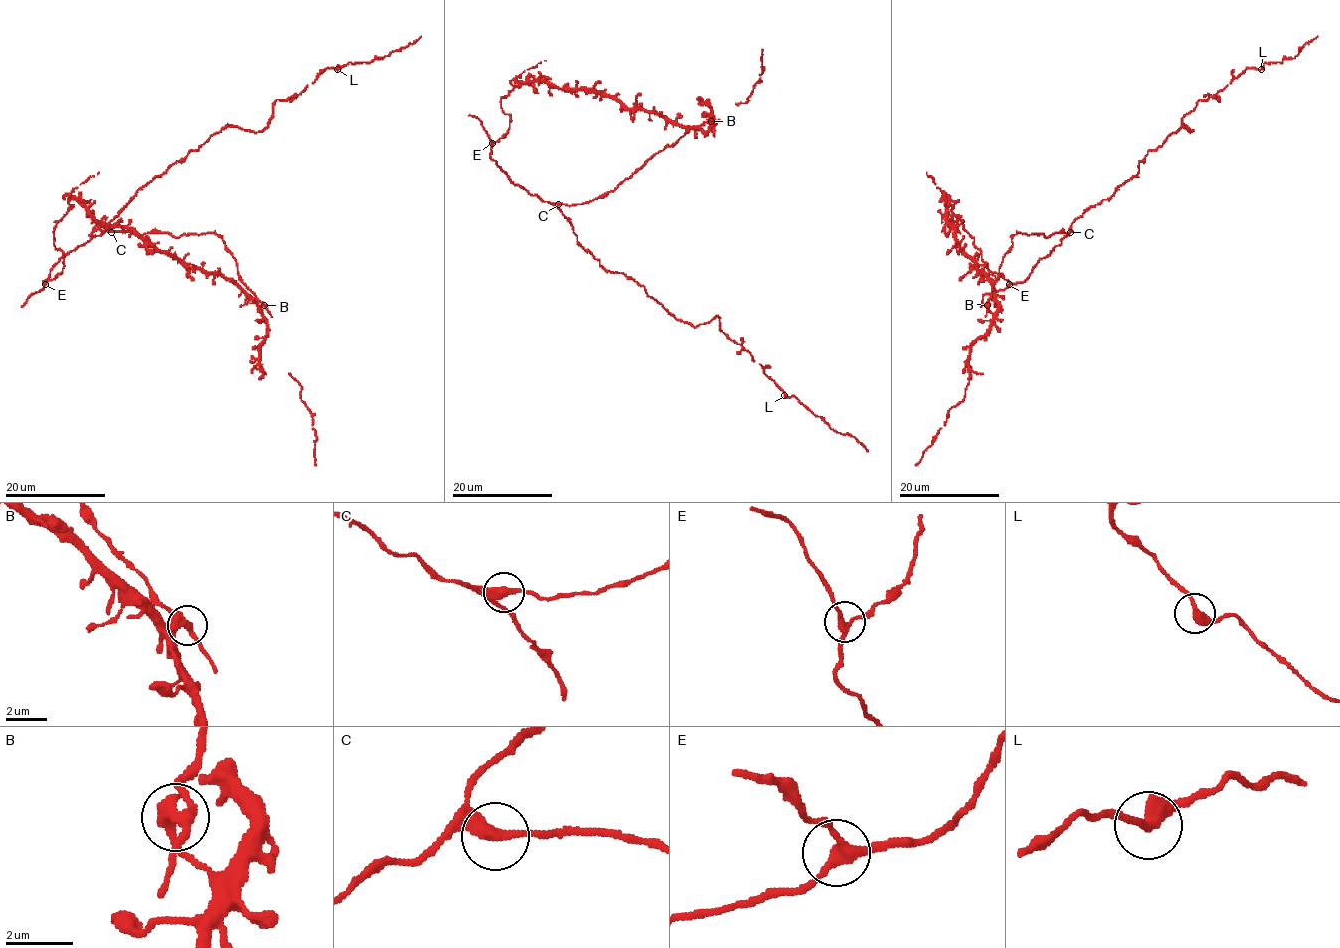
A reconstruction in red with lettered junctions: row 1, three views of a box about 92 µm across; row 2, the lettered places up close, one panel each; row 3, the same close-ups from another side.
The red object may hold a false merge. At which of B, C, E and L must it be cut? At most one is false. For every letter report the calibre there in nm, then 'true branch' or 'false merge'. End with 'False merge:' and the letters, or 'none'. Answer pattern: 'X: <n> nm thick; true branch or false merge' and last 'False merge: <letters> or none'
B: 360 nm thick; true branch
C: 320 nm thick; true branch
E: 280 nm thick; true branch
L: 420 nm thick; true branch
False merge: none

